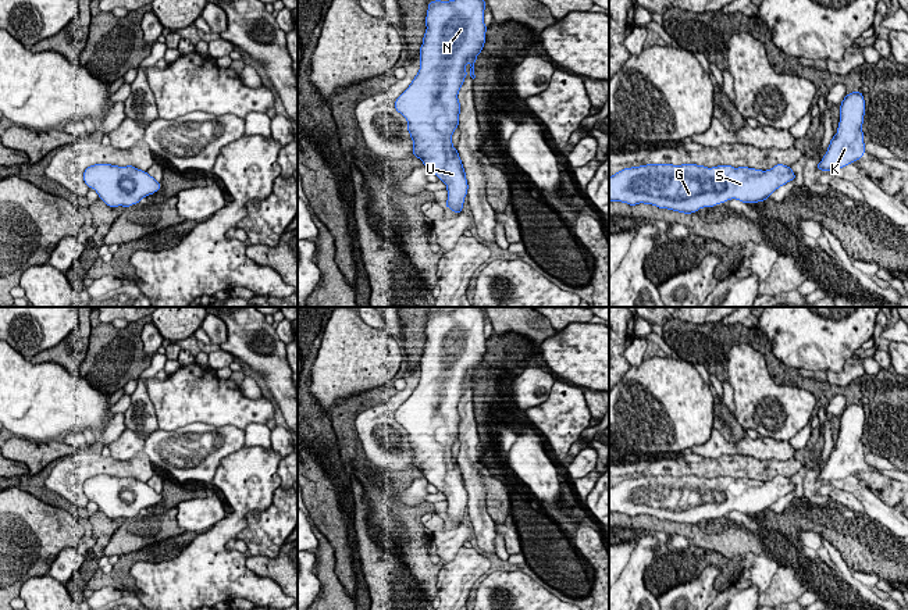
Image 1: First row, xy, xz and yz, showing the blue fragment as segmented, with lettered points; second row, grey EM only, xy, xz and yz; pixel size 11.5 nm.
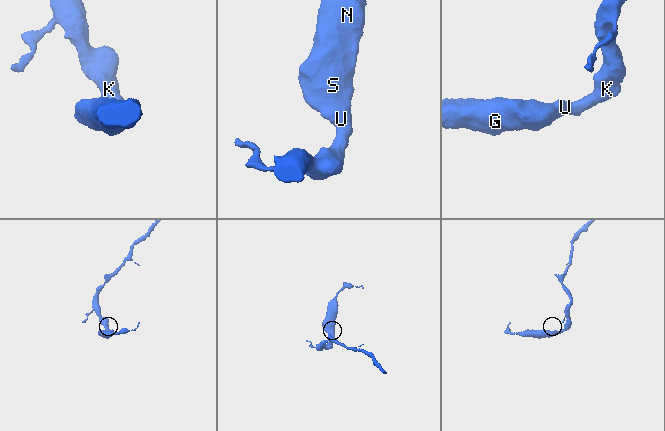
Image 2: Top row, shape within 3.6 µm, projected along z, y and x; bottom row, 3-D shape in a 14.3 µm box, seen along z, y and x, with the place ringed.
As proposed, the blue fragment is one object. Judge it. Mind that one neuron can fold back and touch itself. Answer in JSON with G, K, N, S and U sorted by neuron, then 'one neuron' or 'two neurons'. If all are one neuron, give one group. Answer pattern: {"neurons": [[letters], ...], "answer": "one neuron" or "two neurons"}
{"neurons": [["G", "K", "N", "S", "U"]], "answer": "one neuron"}

